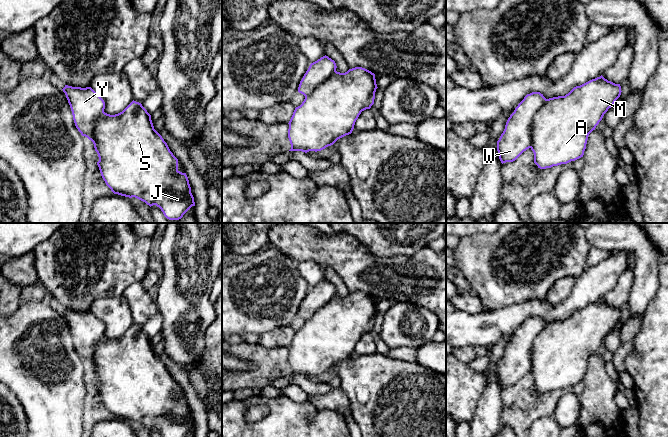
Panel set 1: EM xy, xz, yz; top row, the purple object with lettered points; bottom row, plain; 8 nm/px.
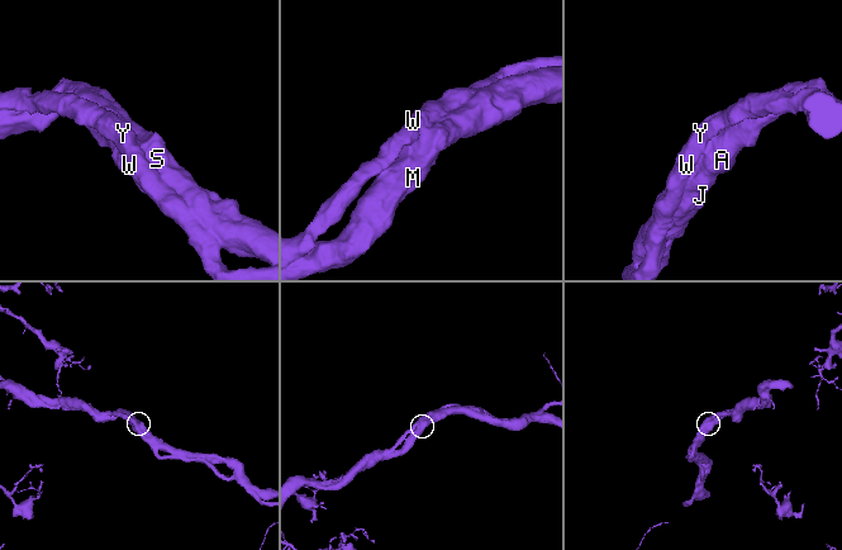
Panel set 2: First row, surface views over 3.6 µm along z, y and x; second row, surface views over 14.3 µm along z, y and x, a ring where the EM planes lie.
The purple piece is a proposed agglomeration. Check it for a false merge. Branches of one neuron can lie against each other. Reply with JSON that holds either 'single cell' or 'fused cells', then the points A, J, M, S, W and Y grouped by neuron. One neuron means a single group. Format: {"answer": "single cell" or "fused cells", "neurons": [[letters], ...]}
{"answer": "single cell", "neurons": [["A", "J", "M", "S", "W", "Y"]]}

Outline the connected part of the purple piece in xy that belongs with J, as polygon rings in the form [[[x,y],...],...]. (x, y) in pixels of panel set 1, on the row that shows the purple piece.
[[[65,85],[62,90],[70,105],[75,126],[82,136],[93,142],[99,157],[97,165],[101,176],[114,194],[135,197],[150,207],[156,205],[169,220],[181,219],[192,206],[195,206],[186,173],[178,170],[178,159],[170,151],[162,136],[154,129],[151,115],[141,103],[133,100],[122,112],[110,115],[104,112],[104,100],[91,87]]]

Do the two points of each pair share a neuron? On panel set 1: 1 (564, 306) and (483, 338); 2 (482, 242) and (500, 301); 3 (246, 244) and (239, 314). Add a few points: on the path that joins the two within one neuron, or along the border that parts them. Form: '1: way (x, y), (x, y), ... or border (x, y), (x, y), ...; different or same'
1: way (544, 310), (524, 310), (503, 321); same
2: way (482, 258), (482, 289), (484, 291); same
3: border (259, 251), (248, 257); different

